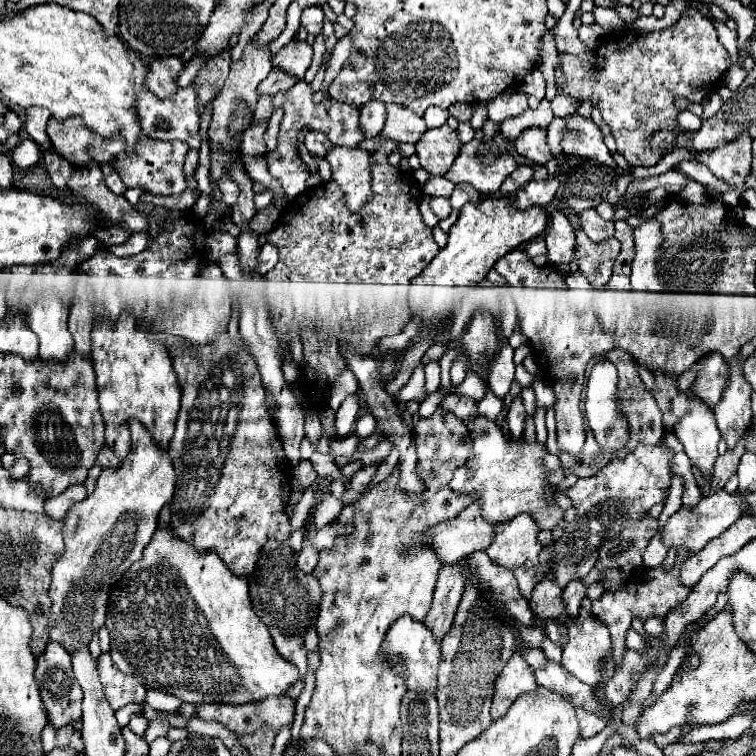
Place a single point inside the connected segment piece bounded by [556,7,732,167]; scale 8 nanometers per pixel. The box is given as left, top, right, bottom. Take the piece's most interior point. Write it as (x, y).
(637, 76)

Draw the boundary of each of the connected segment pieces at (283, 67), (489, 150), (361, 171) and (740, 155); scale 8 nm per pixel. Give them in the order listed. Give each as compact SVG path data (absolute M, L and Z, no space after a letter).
M292 39L286 47L282 47L278 53L272 55L272 67L288 73L294 79L304 79L304 73L312 65L312 45L306 41Z
M494 135L488 139L472 139L470 143L462 145L460 155L456 157L456 161L452 163L452 167L446 171L446 179L452 183L468 183L472 185L478 193L482 195L494 195L502 181L516 169L516 159L508 153L508 145L512 141L506 139L504 135Z
M334 147L334 149L330 149L330 153L324 159L330 163L332 181L336 181L344 193L346 209L352 213L358 213L358 209L362 209L362 205L370 197L370 153L362 151L358 147L354 147L354 149Z
M738 137L730 145L716 151L706 151L698 155L698 161L706 165L718 179L730 183L734 191L724 193L724 205L734 209L740 203L740 193L744 191L744 179L750 175L752 163L752 141L750 137Z

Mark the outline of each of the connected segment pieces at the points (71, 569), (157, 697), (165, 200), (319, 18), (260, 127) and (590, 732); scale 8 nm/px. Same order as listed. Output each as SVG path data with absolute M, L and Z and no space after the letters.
M130 421L130 431L132 431L132 449L128 453L128 457L124 459L124 463L120 465L118 471L112 471L112 469L104 469L102 475L98 477L98 483L96 483L96 489L90 497L86 497L84 501L76 503L64 517L64 529L62 529L62 535L64 535L64 551L58 555L56 563L52 565L52 585L50 585L50 599L52 599L52 613L48 617L48 633L50 633L50 643L60 643L68 653L74 653L76 649L88 645L92 641L92 637L100 631L100 627L104 627L104 621L106 621L106 613L108 613L108 597L110 597L110 589L124 577L124 573L132 567L132 563L140 561L142 559L142 549L150 543L154 531L158 529L158 515L162 511L162 507L172 499L172 493L174 493L174 471L172 471L172 465L170 465L170 457L168 457L168 451L158 447L152 439L150 439L150 433L138 423L138 421Z
M148 691L146 695L146 701L152 709L156 711L164 711L164 713L176 713L182 705L182 701L174 695L168 695L168 693L160 693L160 691Z
M188 177L188 183L186 183L186 191L180 193L180 195L172 195L172 197L164 197L164 195L152 195L152 193L144 193L140 197L140 201L144 203L152 203L152 205L158 205L158 207L166 207L166 209L192 209L198 201L198 195L200 195L200 189L196 185L196 179L194 177Z
M308 7L302 11L302 19L300 19L300 25L312 33L312 35L318 35L322 31L322 21L324 21L324 13L320 7Z
M256 123L244 133L244 137L242 137L242 153L244 155L262 157L268 153L268 149L264 145L264 131L266 131L266 123Z
M576 709L576 717L580 723L580 737L584 737L584 739L598 735L606 727L606 723L602 719L598 719L598 715L586 713L584 709Z

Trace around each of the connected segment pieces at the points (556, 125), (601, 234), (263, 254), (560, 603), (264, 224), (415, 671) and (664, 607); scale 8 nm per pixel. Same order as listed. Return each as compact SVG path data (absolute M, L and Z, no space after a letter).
M555 117L547 128L547 143L554 155L558 155L562 151L560 139L564 135L564 131L566 131L566 120L559 117Z
M588 209L578 215L580 219L580 229L592 239L592 241L602 241L608 237L614 237L614 221L604 221L596 209Z
M266 243L260 251L260 257L258 257L258 265L256 265L256 273L258 275L266 275L278 261L278 249L270 243Z
M546 577L544 581L540 581L532 595L530 595L530 611L534 613L536 627L544 625L544 621L554 619L554 621L562 621L566 617L564 611L564 599L562 599L562 589L558 589L558 585L554 585L554 581L550 581L550 577Z
M270 204L265 209L256 212L255 216L250 221L250 227L257 235L269 233L274 229L279 217L280 213L276 207Z
M400 617L394 621L386 633L386 639L382 643L382 655L388 659L398 657L406 663L404 679L408 689L436 689L436 675L438 675L438 663L440 663L440 645L434 645L434 637L430 637L430 631L410 617Z
M682 549L682 553L678 553L678 559L676 559L676 565L674 565L672 571L666 573L662 567L656 567L656 569L652 569L652 571L646 575L648 581L644 581L644 577L636 577L636 579L628 581L624 589L614 591L614 593L612 593L612 591L606 591L598 601L592 603L592 609L590 609L592 615L594 615L598 621L602 621L602 623L610 629L612 643L614 643L614 647L612 647L612 659L614 659L614 665L616 665L616 667L622 663L622 657L624 657L624 653L626 653L624 639L626 639L626 631L630 629L632 617L638 617L638 619L644 621L644 619L656 615L656 617L664 619L670 609L674 609L682 599L688 597L690 589L686 589L686 587L678 581L678 569L680 569L680 565L682 565L688 557L690 557L690 555L686 555L684 549Z

